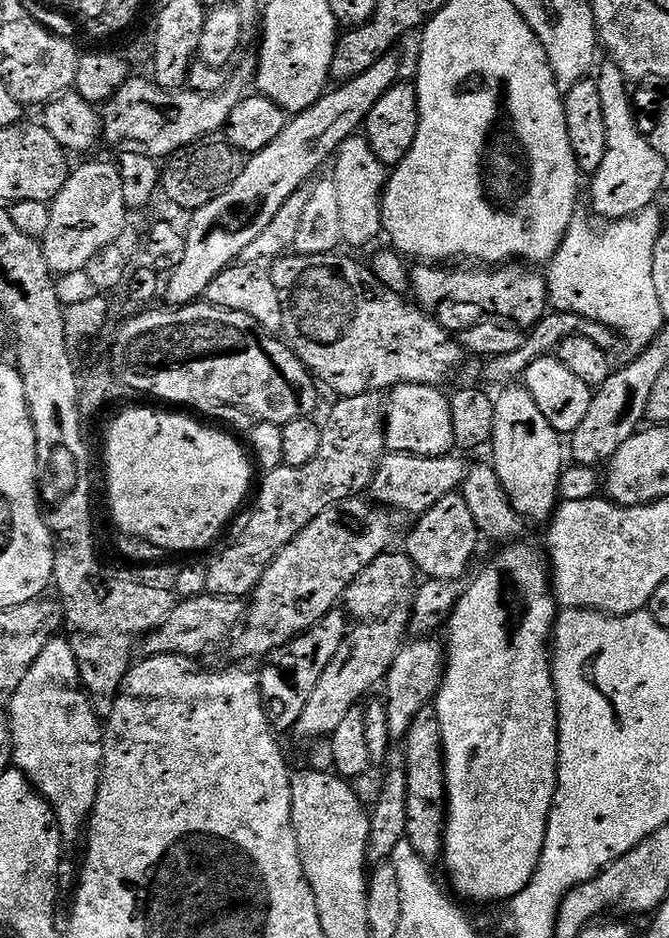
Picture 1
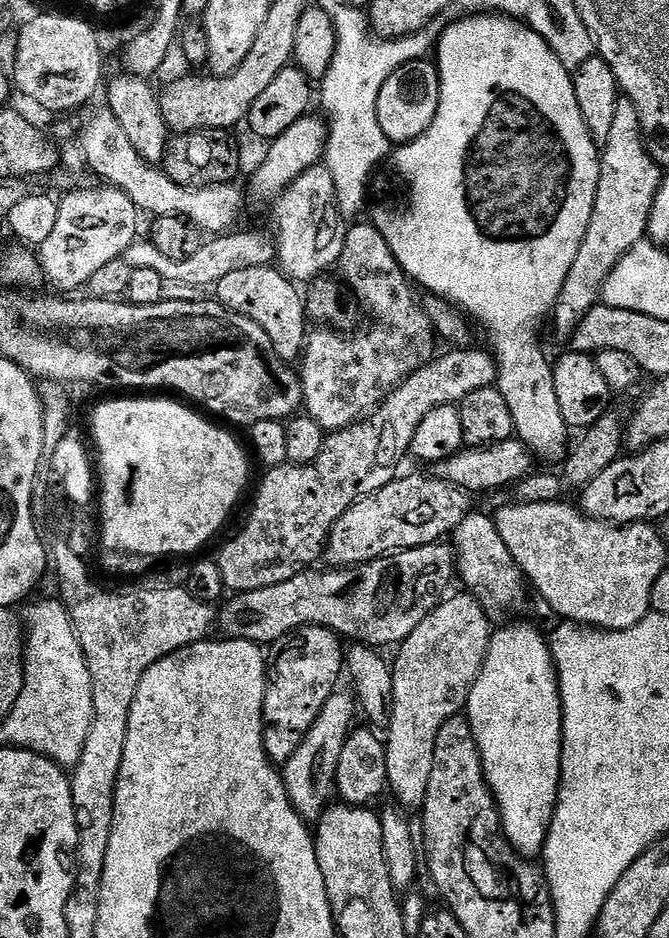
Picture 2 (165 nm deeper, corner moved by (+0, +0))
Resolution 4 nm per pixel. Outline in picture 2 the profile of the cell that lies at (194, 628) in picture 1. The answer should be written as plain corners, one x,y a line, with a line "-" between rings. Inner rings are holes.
437,542
435,544
427,544
421,548
406,548
402,552
394,552
386,556
380,557
379,560
371,560
369,564
353,564
351,566
340,566
335,570
328,570
332,572
316,572
317,570
309,570
306,572
300,572
294,578
290,578
286,582
281,584
275,584
274,586
266,586
262,590
250,590
249,592
237,595
236,600
232,604
232,612
223,613
222,620
228,623
227,635
232,638
239,638
242,640
248,640
252,644
258,644
261,646
272,646
276,641
282,639
288,632
292,632
295,628
304,628
308,624
317,624
324,628
328,628
330,631
339,634
341,637
346,638
349,636
352,642
359,642
364,646
371,646
377,650
383,649
383,644
393,644
393,646
399,646
403,643
409,634
415,630
420,622
431,611
433,611
437,604
442,600
442,597
449,591
448,583
451,582
452,576
454,580
454,568
450,566
450,562
454,560
454,548
451,543

